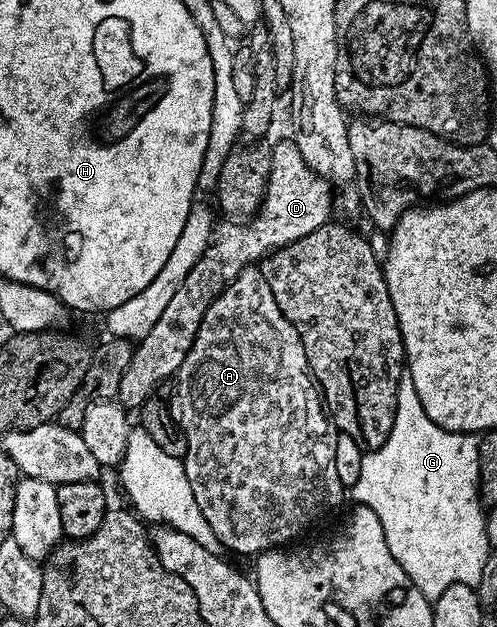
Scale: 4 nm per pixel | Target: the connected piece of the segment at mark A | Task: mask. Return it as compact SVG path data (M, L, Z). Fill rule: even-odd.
M251 267L240 271L236 279L232 279L226 290L214 300L212 307L204 315L204 323L200 323L200 331L196 331L196 339L192 343L192 351L184 359L176 374L178 381L178 405L176 401L176 417L186 434L186 456L184 458L188 479L192 492L204 518L212 530L219 536L220 543L234 553L251 553L257 555L270 549L289 546L313 521L318 521L329 509L334 509L344 497L344 487L340 483L340 475L336 475L336 439L338 430L330 420L324 398L310 371L308 355L304 355L304 343L300 343L300 335L288 319L276 307L276 299L272 295L272 287L264 279L261 268Z

